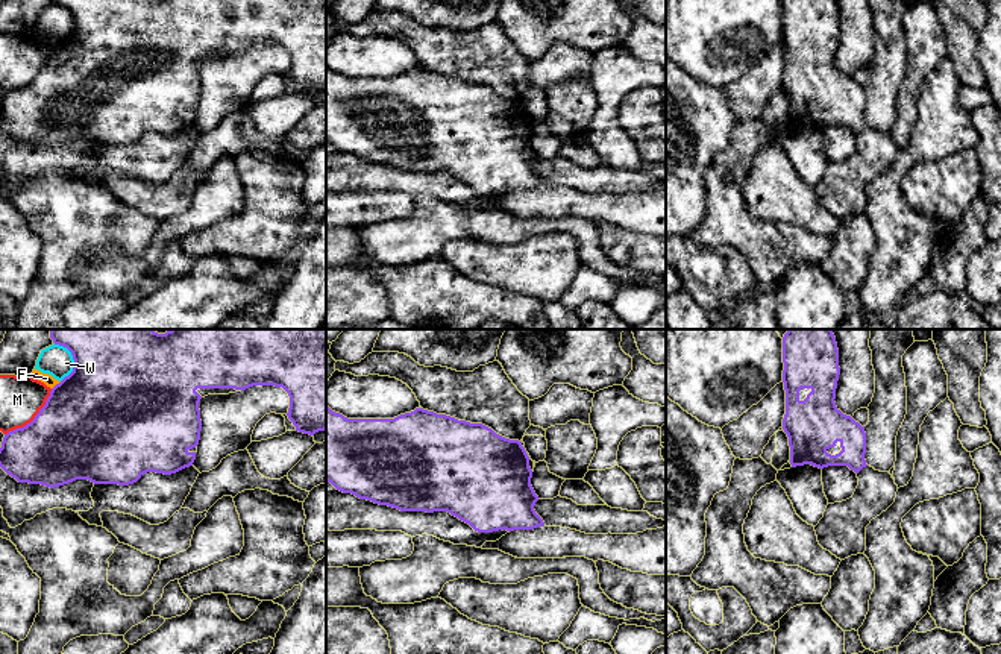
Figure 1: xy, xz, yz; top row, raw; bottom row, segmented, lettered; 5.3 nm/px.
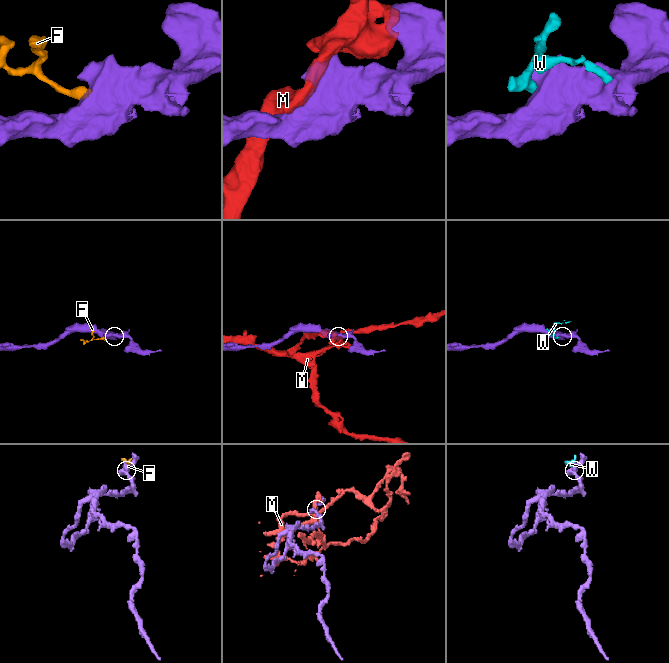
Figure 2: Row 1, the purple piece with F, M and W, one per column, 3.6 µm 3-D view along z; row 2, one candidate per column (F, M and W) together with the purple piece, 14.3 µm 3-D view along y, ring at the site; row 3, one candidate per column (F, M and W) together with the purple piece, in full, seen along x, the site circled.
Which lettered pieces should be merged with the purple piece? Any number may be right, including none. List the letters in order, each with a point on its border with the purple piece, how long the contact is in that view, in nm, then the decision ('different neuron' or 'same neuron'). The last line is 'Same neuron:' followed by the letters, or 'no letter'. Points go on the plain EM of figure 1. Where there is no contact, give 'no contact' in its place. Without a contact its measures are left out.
F: xy (56, 44) | 70 nm | different neuron
M: xy (35, 78) | 360 nm | different neuron
W: xy (73, 18) | 220 nm | different neuron
Same neuron: no letter

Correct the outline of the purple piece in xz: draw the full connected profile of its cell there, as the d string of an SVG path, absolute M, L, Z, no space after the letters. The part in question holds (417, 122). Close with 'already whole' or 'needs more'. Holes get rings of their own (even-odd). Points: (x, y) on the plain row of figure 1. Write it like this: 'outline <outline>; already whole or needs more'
outline M326 65L326 141L359 159L400 171L447 171L478 193L534 190L544 182L534 170L538 156L531 138L529 117L522 102L505 99L482 83L423 68L394 79L347 79Z; already whole

